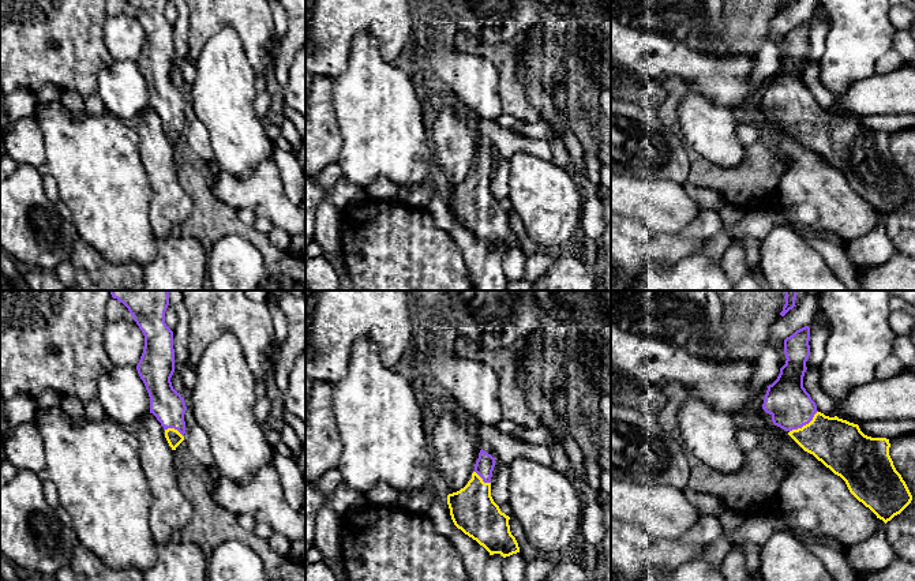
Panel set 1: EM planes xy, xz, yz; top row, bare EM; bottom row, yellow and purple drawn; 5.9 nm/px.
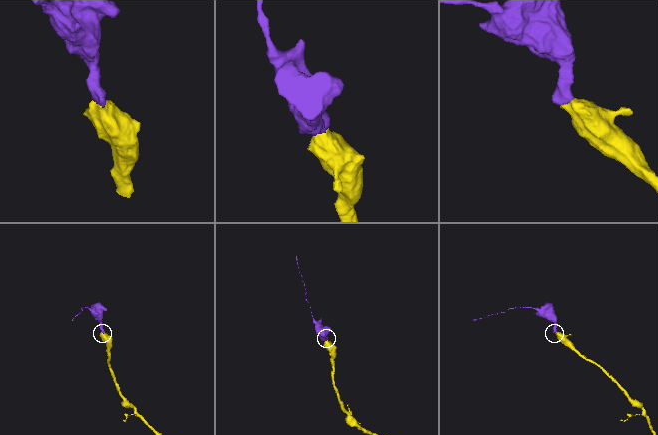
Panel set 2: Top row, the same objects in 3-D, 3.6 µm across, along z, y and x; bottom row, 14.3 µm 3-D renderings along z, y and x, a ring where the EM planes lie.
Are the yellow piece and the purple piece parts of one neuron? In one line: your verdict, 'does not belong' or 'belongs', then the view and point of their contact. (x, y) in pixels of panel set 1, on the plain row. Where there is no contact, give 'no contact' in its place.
belongs; meets yellow in yz at (806, 119)

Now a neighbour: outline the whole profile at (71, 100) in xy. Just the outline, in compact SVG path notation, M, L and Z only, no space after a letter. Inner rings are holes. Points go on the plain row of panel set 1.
M65 90L61 93L60 102L70 110L82 116L85 113L85 98L72 90Z

